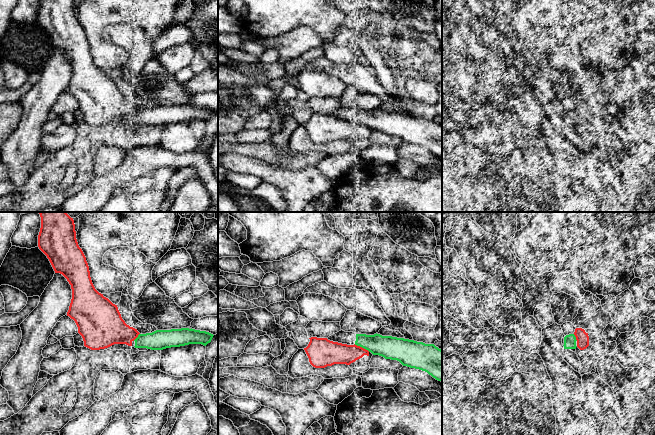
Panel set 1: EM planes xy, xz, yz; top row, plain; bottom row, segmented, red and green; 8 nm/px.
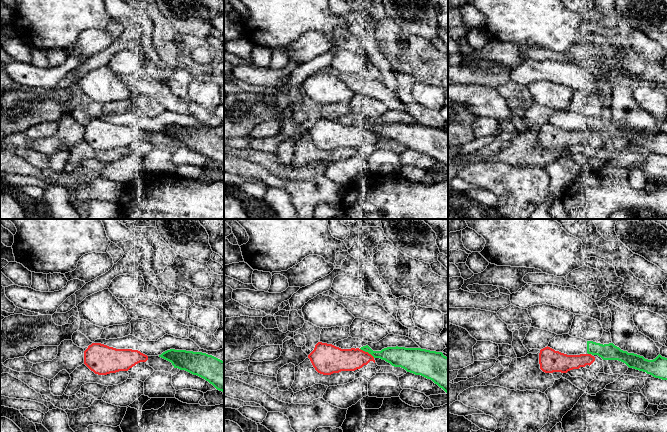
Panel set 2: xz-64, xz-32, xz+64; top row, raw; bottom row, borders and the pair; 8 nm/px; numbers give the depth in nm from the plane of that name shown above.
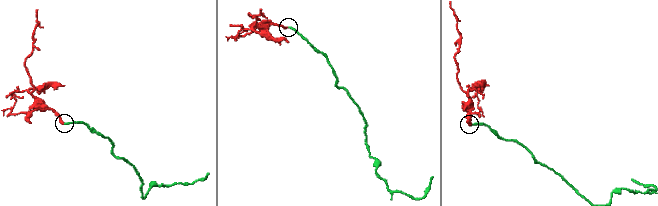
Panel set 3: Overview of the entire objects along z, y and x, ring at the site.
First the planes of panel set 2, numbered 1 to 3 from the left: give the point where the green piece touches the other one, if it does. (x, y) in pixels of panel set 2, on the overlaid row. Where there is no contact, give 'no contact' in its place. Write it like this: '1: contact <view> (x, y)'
1: no contact
2: contact xz-32 (367, 352)
3: contact xz+64 (589, 354)

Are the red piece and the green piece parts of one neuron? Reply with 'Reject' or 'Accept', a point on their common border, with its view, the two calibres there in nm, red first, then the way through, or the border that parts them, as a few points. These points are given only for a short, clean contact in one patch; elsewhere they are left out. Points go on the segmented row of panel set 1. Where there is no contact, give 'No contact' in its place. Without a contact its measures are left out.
Reject. Touches red at xz (361, 347). Thickness 180 nm (red) against 180 nm

